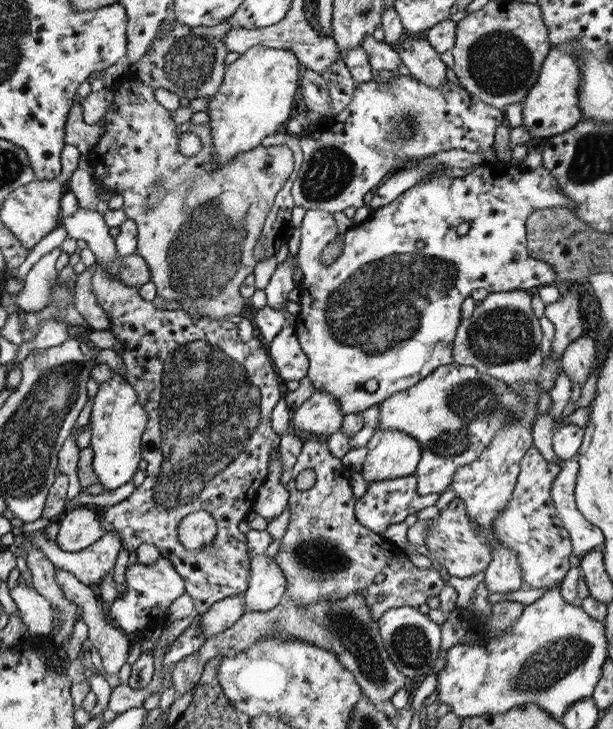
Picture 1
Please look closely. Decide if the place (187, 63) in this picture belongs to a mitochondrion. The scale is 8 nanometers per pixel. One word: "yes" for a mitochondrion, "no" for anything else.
yes

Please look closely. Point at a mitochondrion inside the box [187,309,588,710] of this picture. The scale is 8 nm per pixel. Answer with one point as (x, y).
(342, 624)

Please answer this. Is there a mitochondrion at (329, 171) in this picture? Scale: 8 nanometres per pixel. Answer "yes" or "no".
yes

